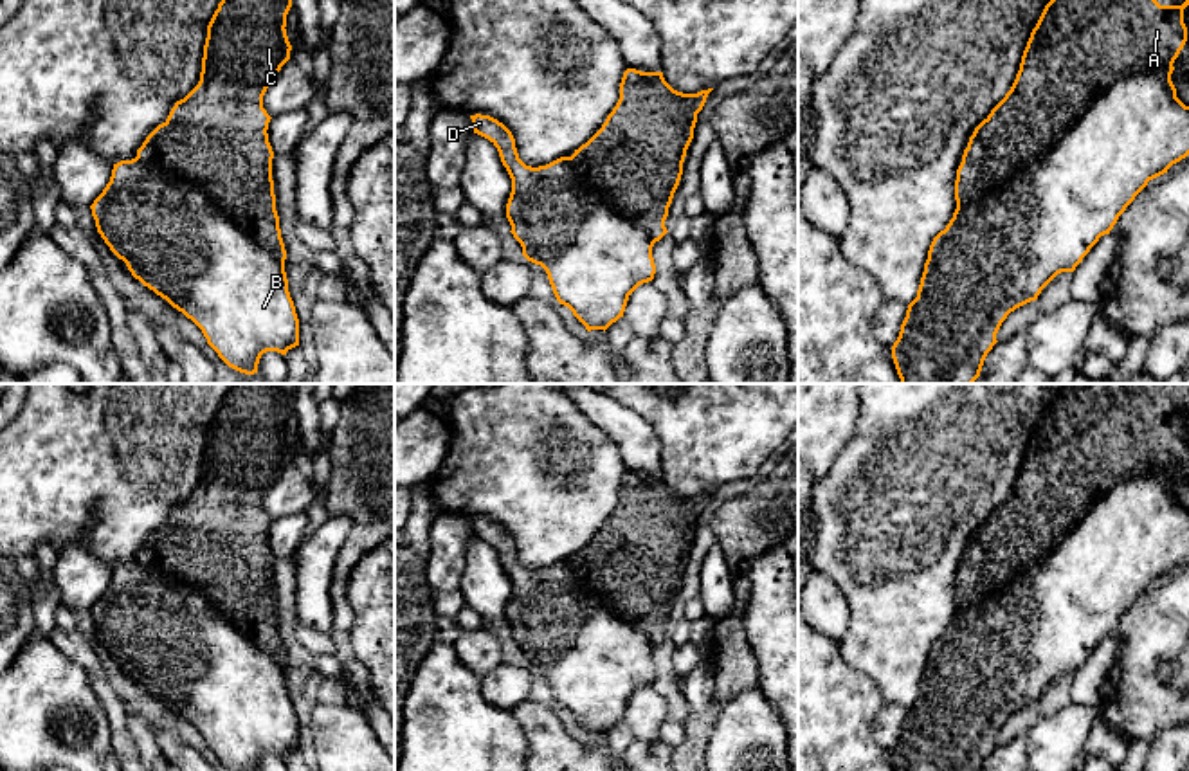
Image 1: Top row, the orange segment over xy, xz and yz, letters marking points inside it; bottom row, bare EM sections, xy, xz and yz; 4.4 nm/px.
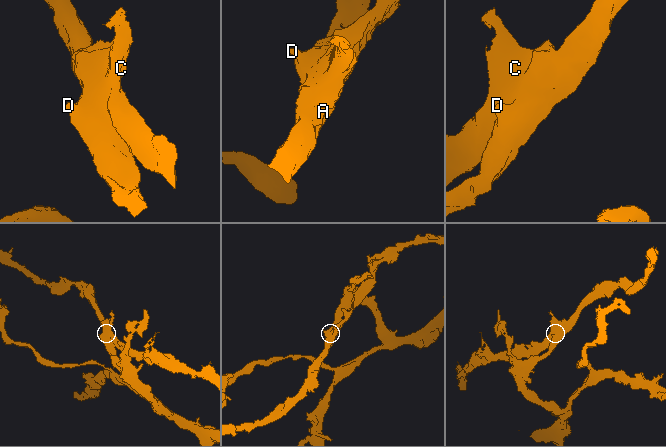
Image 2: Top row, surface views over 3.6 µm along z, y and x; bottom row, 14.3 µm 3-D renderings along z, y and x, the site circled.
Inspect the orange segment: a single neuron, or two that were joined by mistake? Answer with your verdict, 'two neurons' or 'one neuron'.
two neurons

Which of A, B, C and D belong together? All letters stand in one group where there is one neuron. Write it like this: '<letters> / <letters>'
A C / B D

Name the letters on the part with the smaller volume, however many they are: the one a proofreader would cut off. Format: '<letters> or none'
A, C

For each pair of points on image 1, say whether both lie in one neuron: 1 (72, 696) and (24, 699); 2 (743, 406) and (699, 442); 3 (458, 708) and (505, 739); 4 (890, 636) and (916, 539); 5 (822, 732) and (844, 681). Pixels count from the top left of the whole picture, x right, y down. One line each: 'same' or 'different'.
1: same
2: same
3: same
4: same
5: same

